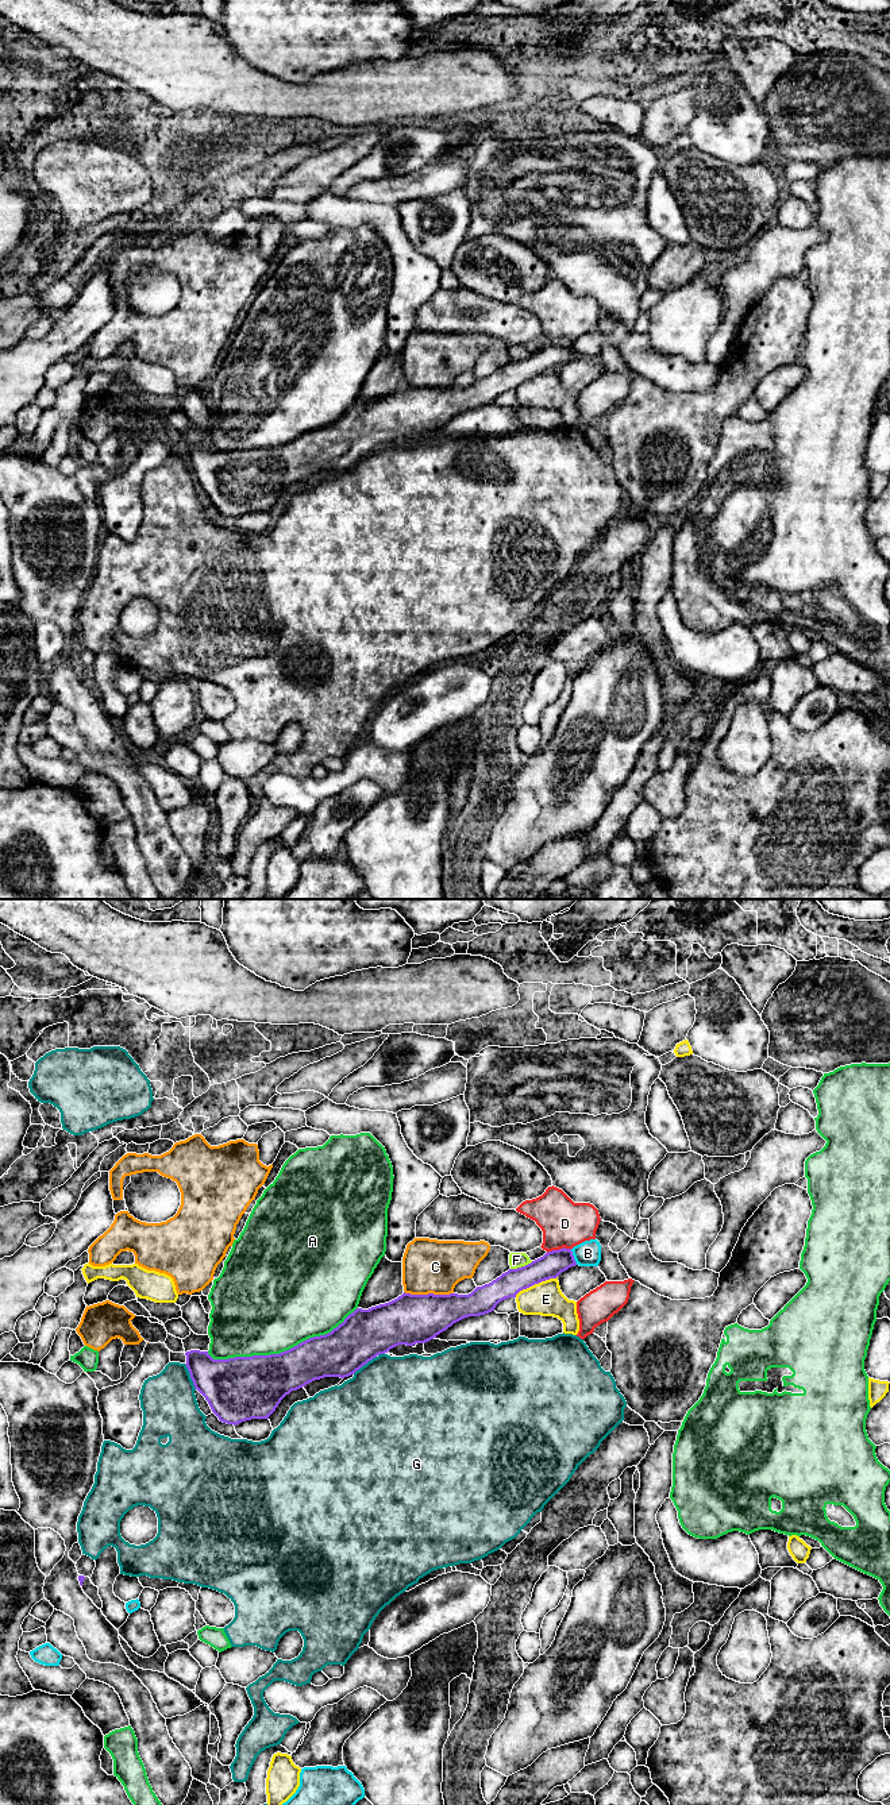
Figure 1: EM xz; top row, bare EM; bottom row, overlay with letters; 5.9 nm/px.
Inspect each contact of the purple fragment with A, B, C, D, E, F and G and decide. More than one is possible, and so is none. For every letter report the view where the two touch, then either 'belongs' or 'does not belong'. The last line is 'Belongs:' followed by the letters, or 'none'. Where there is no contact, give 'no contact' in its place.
A: xz | does not belong
B: xz | does not belong
C: xz | does not belong
D: xz | does not belong
E: xz | does not belong
F: xz | does not belong
G: xz | does not belong
Belongs: none

